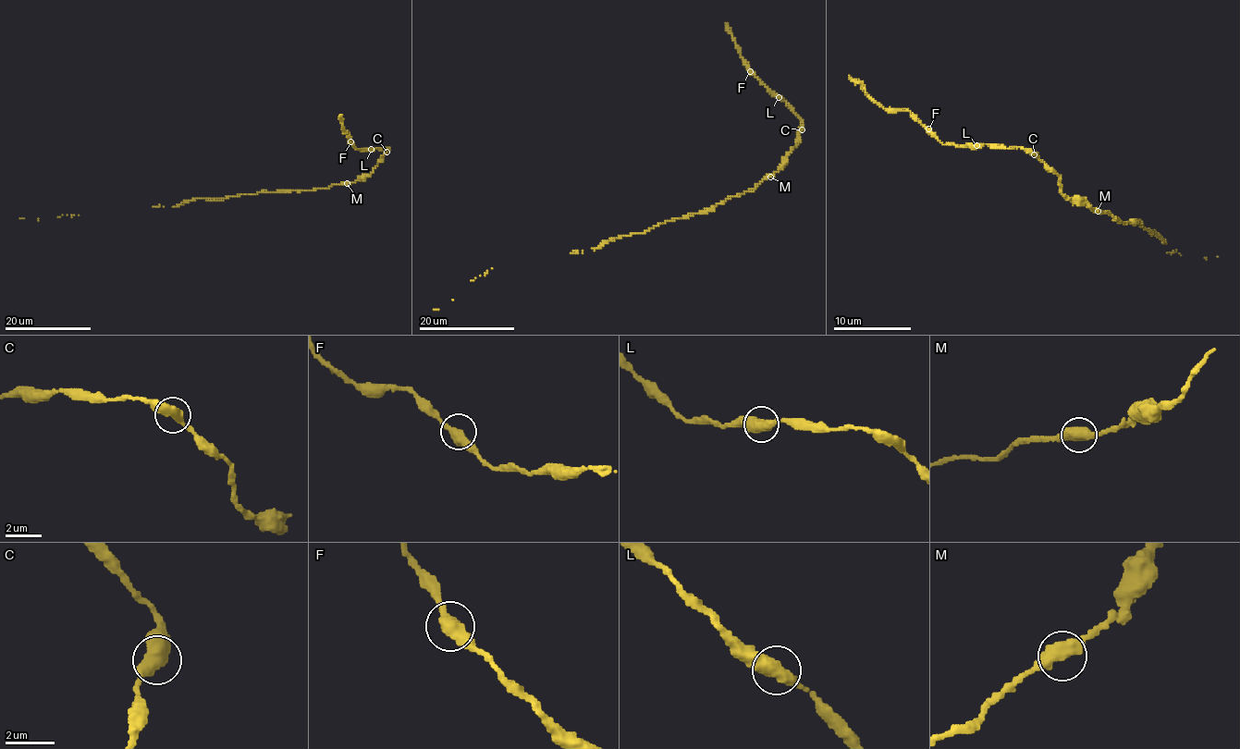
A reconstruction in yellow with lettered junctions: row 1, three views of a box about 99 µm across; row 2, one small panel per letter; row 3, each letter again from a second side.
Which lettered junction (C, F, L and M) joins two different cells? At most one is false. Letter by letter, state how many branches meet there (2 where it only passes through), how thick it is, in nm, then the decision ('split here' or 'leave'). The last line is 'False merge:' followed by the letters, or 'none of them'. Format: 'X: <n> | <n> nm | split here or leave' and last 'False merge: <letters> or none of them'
C: 2 | 480 nm | leave
F: 2 | 440 nm | leave
L: 2 | 460 nm | leave
M: 2 | 480 nm | leave
False merge: none of them

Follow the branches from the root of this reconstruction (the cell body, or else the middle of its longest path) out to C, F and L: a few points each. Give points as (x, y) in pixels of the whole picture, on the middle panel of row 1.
C: (702, 213), (712, 210), (731, 197), (752, 190), (777, 172), (784, 158), (797, 145), (796, 139), (802, 129)
F: (702, 213), (752, 190), (777, 172), (797, 145), (801, 119), (750, 71)
L: (702, 213), (712, 210), (731, 197), (752, 190), (777, 172), (784, 158), (797, 145), (801, 119), (779, 97)

